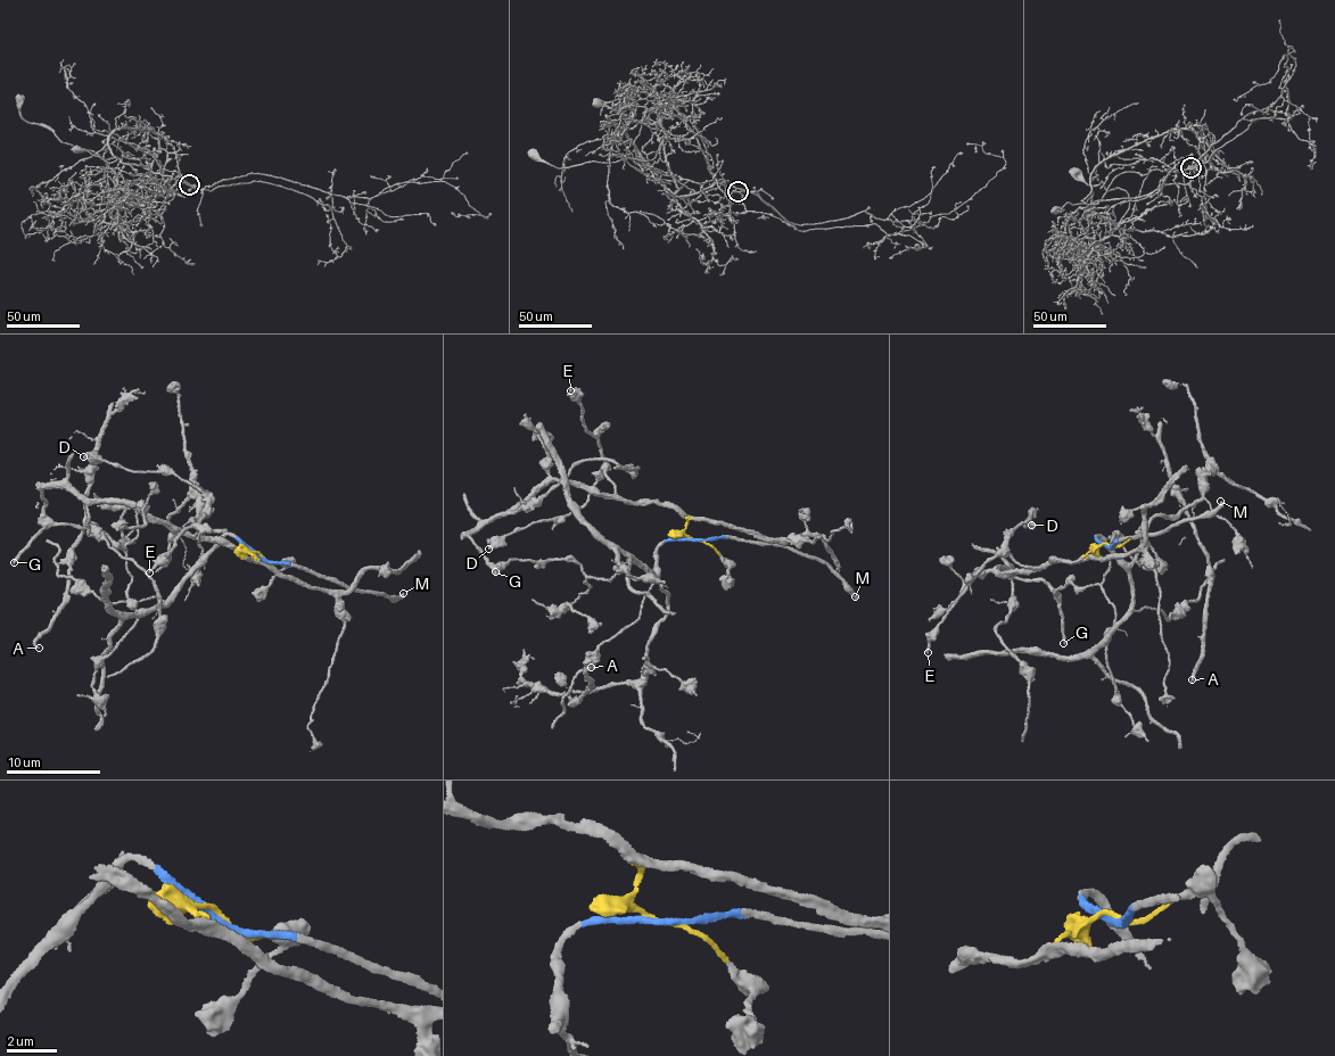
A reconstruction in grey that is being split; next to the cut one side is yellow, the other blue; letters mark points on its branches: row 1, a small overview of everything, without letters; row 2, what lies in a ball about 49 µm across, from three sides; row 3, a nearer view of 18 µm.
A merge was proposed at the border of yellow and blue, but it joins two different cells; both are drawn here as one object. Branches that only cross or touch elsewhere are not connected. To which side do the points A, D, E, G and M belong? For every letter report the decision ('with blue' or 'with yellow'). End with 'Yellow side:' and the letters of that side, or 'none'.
A: with blue
D: with yellow
E: with yellow
G: with yellow
M: with blue
Yellow side: D, E, G

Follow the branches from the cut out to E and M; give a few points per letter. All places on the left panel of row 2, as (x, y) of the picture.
E: (261, 557), (253, 552), (247, 558), (229, 545), (199, 538), (198, 524), (206, 513), (148, 571)
M: (261, 557), (306, 567), (393, 599), (403, 592)

